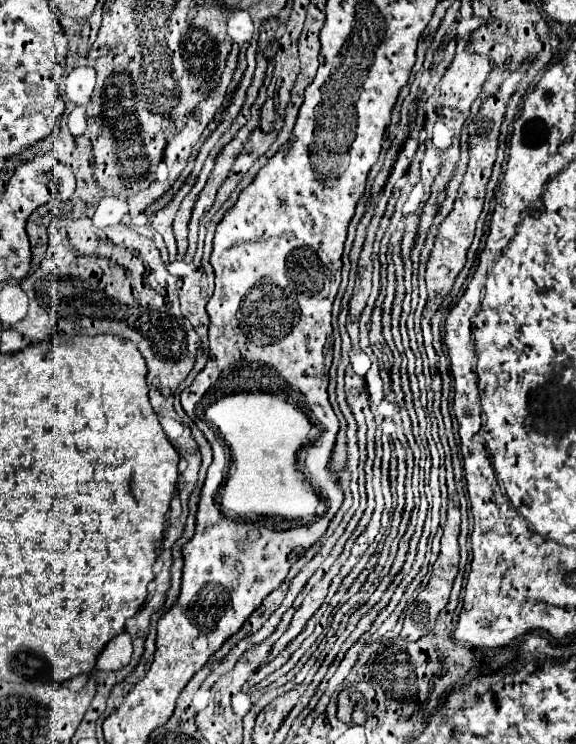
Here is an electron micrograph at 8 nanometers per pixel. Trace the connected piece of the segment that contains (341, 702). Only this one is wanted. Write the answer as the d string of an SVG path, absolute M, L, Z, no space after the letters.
M343 689L343 691L339 693L339 699L337 699L337 719L349 725L349 723L351 723L351 711L353 711L355 705L357 705L357 701L353 701L353 699L349 697L349 691Z

